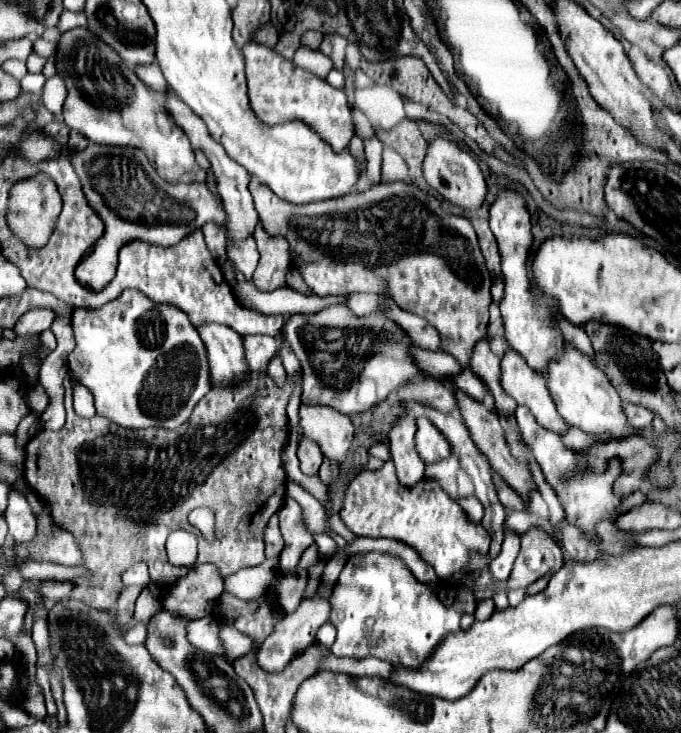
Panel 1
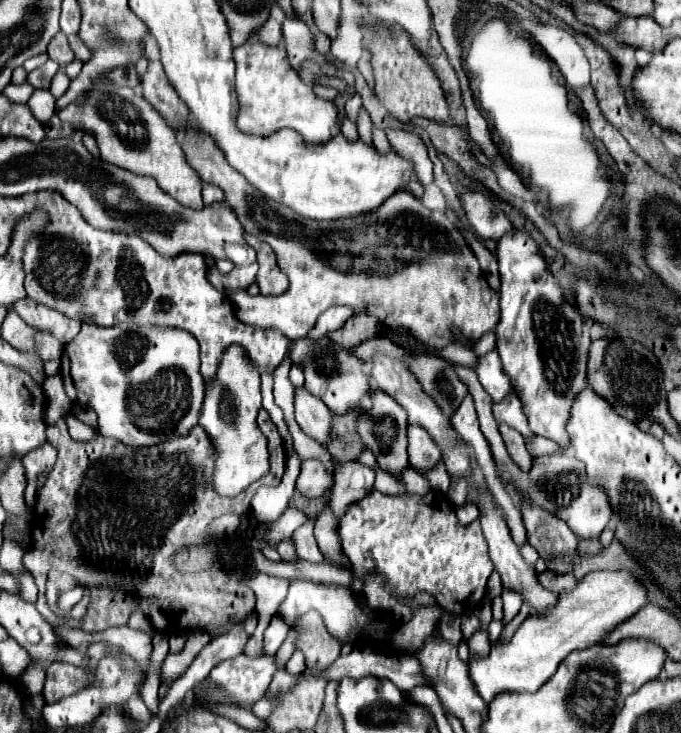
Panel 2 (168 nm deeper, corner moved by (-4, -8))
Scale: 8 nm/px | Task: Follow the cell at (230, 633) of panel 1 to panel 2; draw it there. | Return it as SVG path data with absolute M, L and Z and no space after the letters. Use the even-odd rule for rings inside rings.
M274 616L264 632L264 654L268 656L276 654L282 642L286 640L286 634L288 634L288 624L282 620L282 616Z

